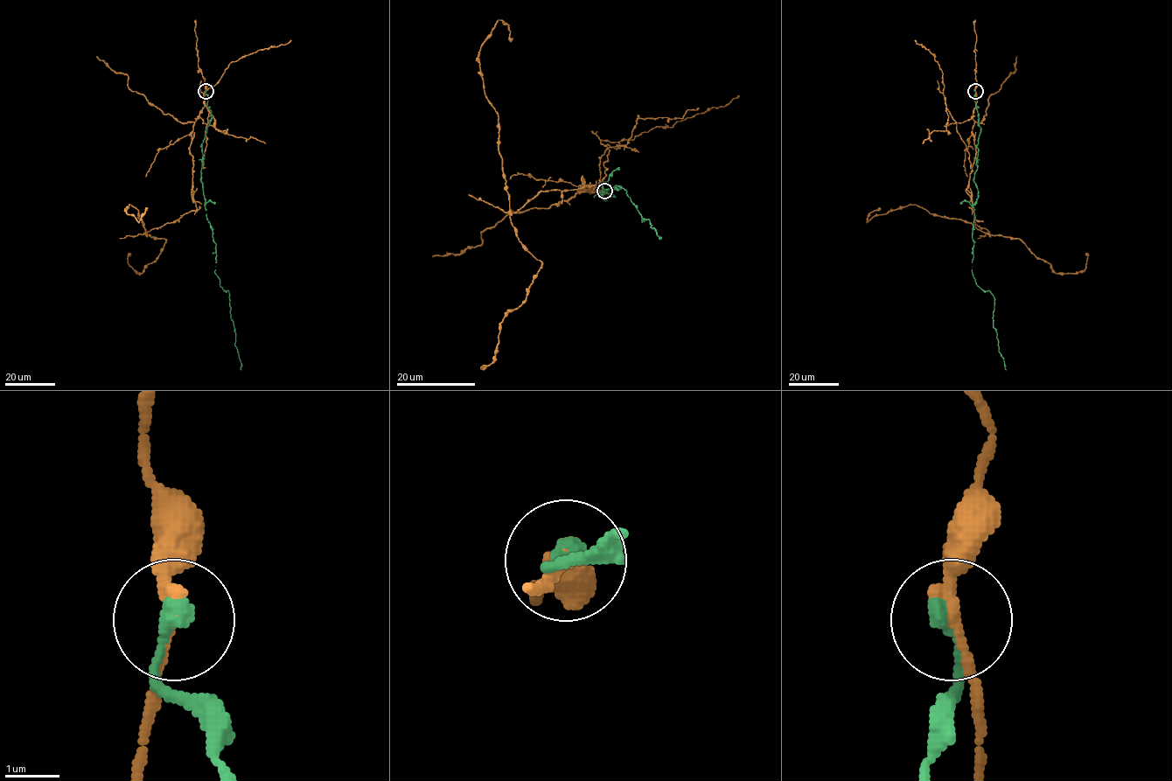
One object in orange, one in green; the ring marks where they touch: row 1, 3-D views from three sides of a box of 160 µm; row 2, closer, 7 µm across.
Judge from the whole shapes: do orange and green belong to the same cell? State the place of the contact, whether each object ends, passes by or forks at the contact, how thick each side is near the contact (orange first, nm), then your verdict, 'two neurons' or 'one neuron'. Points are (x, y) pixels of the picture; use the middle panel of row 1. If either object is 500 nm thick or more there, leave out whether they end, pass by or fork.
place (604, 191); orange passes by; green ends; calibres 240 and 320 nm; two neurons

